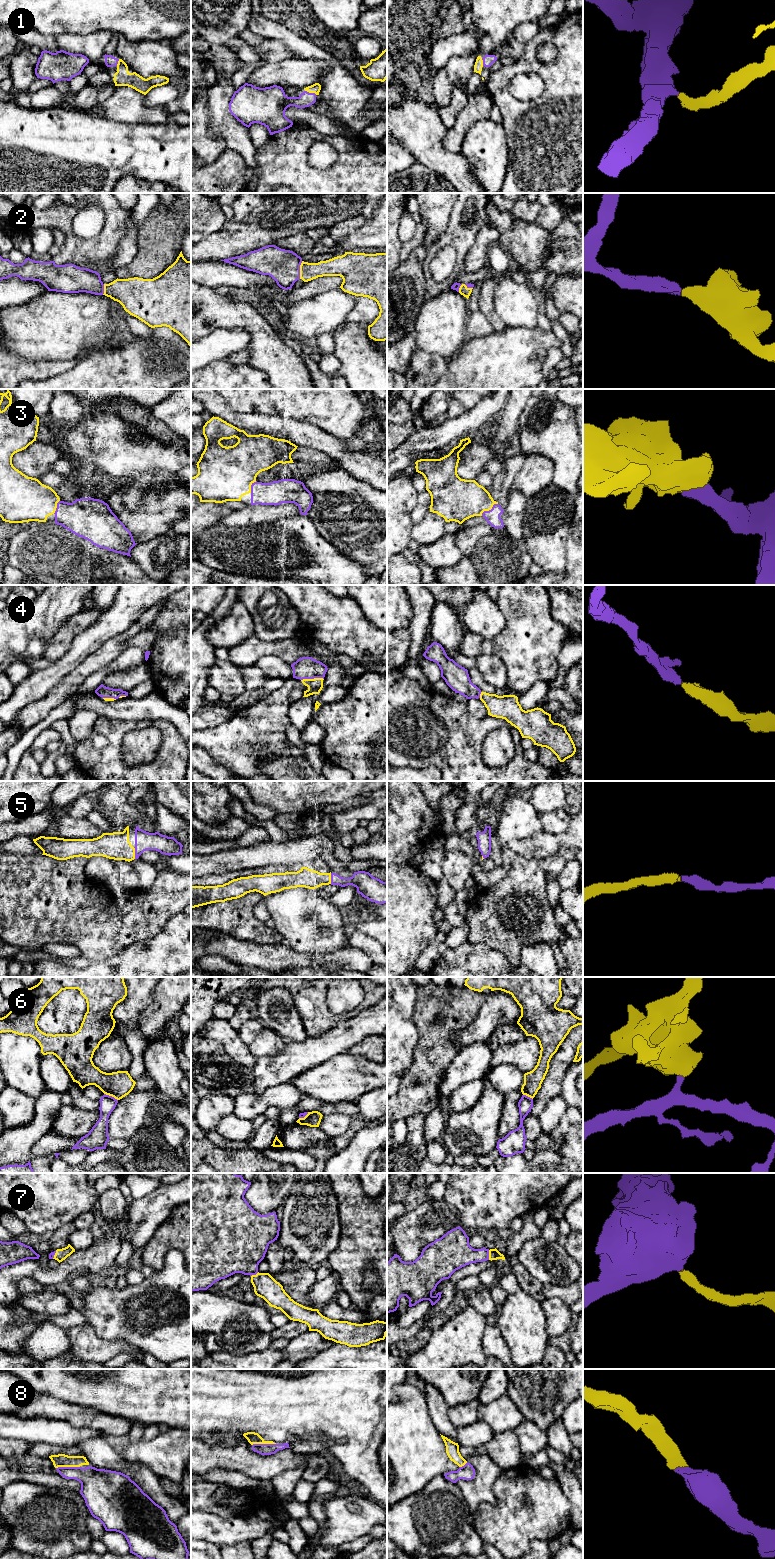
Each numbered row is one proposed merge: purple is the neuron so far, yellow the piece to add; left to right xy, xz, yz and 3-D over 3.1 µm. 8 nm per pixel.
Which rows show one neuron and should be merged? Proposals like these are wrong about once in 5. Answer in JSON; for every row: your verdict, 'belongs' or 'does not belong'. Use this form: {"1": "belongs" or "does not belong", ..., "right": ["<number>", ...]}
{"1": "belongs", "2": "belongs", "3": "belongs", "4": "belongs", "5": "belongs", "6": "does not belong", "7": "belongs", "8": "belongs", "right": ["1", "2", "3", "4", "5", "7", "8"]}

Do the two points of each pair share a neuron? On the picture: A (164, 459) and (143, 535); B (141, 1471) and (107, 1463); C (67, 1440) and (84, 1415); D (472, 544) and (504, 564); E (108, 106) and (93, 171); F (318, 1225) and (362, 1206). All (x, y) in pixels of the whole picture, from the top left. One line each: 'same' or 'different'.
A: different
B: same
C: different
D: same
E: different
F: different

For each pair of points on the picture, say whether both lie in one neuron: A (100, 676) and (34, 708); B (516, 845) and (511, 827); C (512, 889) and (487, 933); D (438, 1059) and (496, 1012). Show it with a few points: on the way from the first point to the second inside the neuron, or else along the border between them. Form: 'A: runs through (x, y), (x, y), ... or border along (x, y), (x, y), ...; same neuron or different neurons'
A: border along (97, 670), (92, 672), (75, 690); different neurons
B: border along (537, 833), (523, 838), (513, 838), (505, 846); different neurons
C: runs through (512, 900), (512, 908), (498, 922); same neuron
D: border along (470, 1025), (454, 1031), (451, 1034), (450, 1040); different neurons

